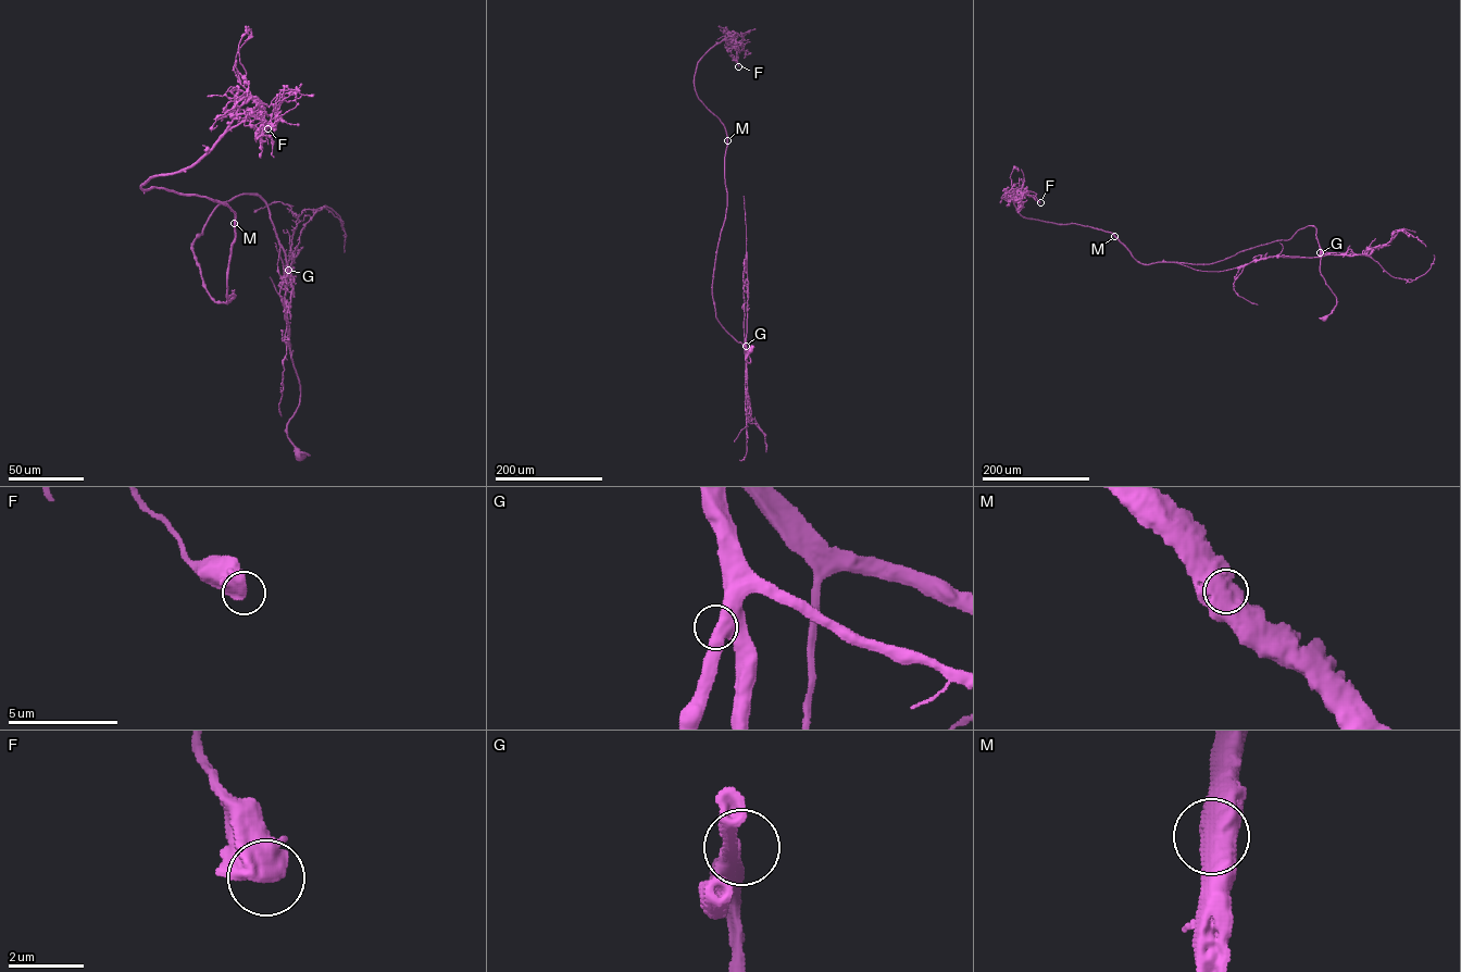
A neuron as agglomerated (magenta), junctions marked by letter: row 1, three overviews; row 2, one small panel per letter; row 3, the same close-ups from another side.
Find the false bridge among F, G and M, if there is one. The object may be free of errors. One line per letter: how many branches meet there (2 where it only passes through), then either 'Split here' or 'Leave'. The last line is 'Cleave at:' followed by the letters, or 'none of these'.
F: Branches: 2. Leave
G: Branches: 2. Leave
M: Branches: 1. Leave
Cleave at: none of these

